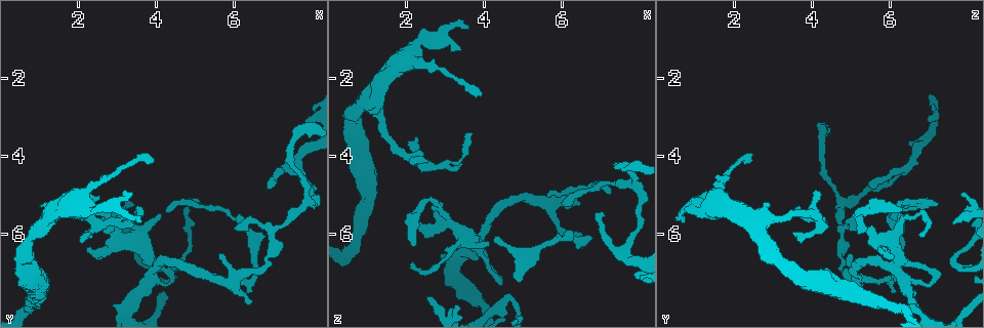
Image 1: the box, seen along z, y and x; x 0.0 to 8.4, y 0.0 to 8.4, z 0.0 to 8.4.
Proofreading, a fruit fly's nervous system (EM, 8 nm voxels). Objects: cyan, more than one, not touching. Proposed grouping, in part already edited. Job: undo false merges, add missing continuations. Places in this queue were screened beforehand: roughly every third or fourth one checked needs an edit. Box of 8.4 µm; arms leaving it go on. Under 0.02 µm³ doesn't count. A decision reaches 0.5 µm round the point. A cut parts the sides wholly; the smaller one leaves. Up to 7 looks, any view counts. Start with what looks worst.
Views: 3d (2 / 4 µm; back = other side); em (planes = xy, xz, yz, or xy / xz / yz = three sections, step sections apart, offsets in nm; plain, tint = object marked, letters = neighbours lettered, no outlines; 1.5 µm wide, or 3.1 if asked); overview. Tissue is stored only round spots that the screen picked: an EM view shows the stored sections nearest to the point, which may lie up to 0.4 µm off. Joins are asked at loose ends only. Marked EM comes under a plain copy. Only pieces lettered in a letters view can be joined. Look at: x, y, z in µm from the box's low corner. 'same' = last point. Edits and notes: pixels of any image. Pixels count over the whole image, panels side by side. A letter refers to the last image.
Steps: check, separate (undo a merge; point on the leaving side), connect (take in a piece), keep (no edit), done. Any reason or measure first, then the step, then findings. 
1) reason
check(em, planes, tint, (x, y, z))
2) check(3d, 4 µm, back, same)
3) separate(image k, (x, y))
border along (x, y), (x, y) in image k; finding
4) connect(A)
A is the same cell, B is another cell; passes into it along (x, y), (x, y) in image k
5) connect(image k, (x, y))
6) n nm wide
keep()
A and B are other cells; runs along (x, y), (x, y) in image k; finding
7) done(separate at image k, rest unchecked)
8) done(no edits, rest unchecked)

branch stops here
check(em, planes, tint, (3.60, 5.60, 0.75))

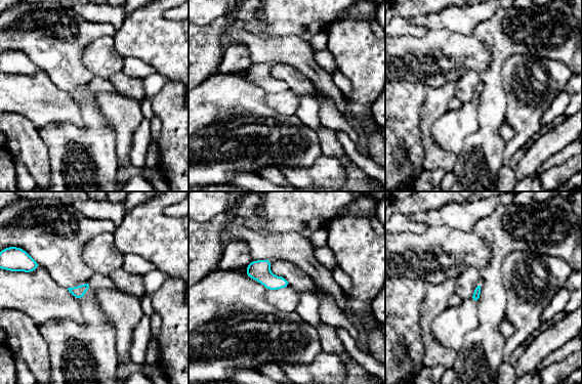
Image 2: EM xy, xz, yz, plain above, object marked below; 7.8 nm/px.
check(em, planes, letters, same)

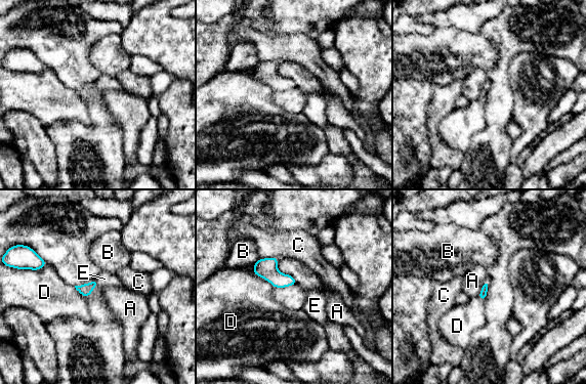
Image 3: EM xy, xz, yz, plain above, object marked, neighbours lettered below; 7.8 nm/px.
A touches over 240 nm
connect(E)
E is the same cell, A, B, C and D are other cells; the neuron continues

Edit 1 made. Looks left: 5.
redraw
check(overview)

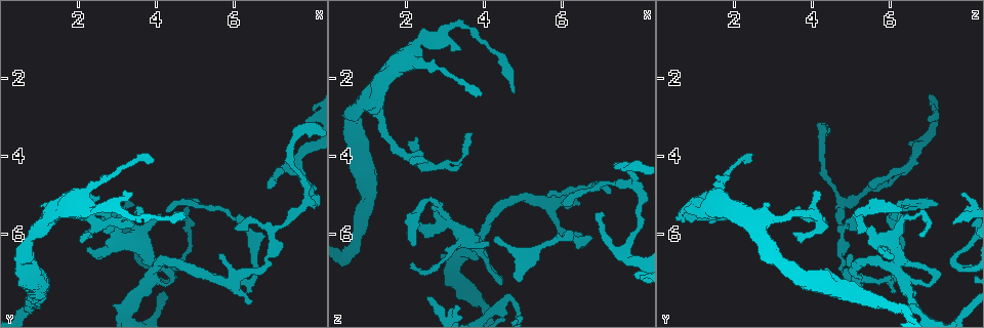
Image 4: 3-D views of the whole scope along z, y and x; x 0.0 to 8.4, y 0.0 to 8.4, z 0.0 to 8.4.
tapers out
check(em, xy, step 4, tint, (4.75, 5.60, 2.35))

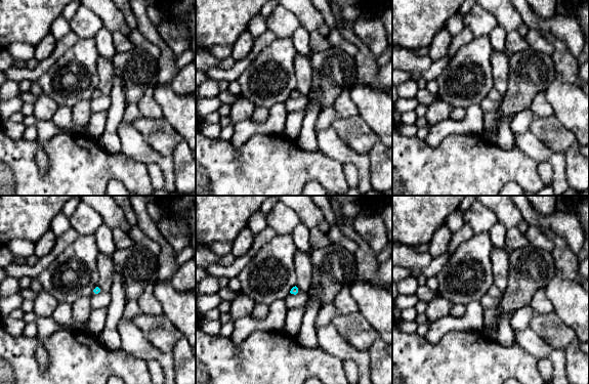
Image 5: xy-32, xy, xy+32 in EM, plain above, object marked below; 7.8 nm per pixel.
another direction
check(em, yz, step 4, letters, same)

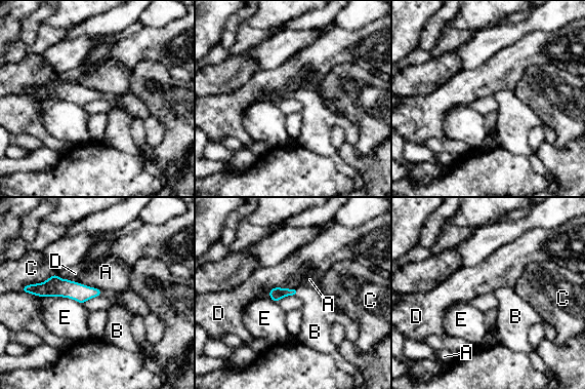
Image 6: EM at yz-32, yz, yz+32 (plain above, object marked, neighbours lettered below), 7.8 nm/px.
110 nm wide
connect(B)
B is the same cell, A, C, D and E are other cells; passes into it along (276, 294), (297, 292), (317, 316) in image 6; the neuron continues

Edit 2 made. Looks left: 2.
check(overview)

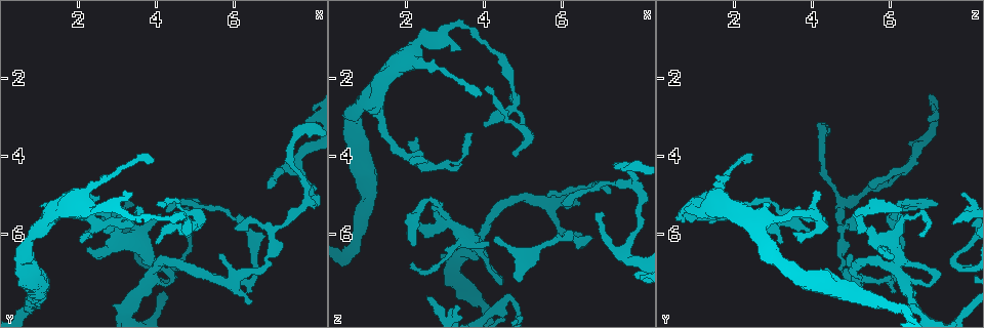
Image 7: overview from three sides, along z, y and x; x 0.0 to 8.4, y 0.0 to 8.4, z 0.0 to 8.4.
abrupt turn
check(em, planes, letters, (7.85, 5.10, 4.80))

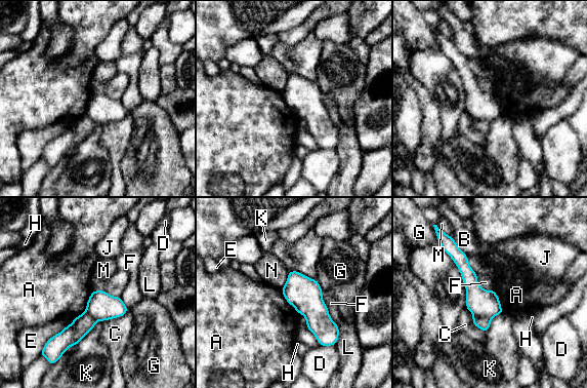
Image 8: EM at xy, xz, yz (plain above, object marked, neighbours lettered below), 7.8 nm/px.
separate(image 8, (481, 303))
A, B, C, D, E, F, G, H, J, K, L, M and N are other cells; border along (473, 314), (490, 319) in image 8; a second neuron is stuck on

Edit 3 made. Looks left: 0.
done(connect at image 3, connect at image 6, separate at image 8, rest unchecked)

